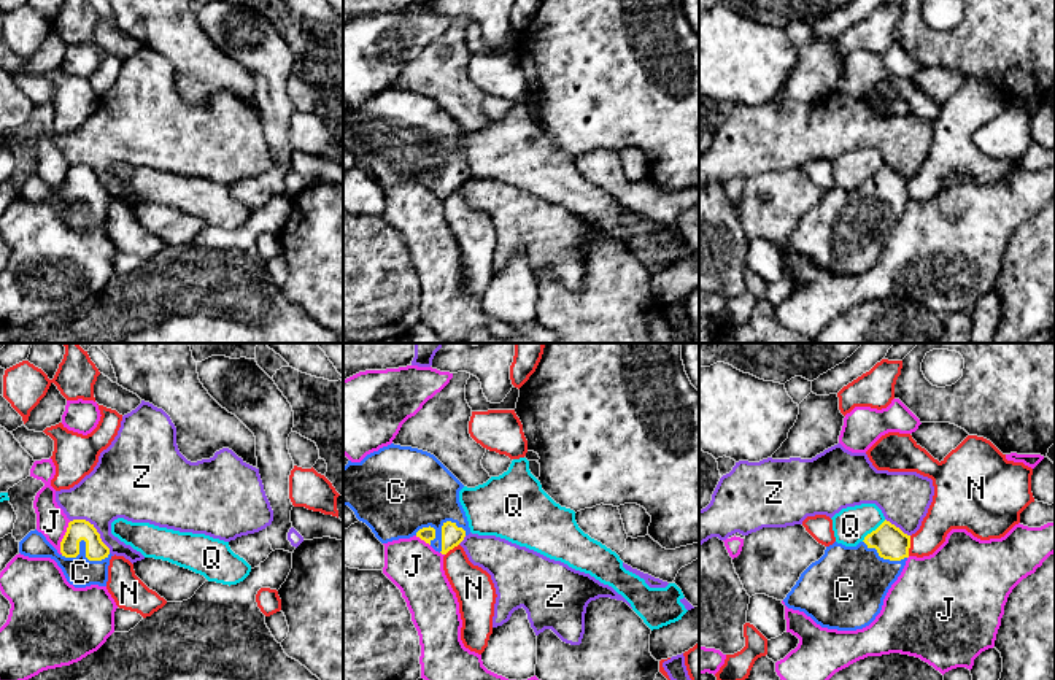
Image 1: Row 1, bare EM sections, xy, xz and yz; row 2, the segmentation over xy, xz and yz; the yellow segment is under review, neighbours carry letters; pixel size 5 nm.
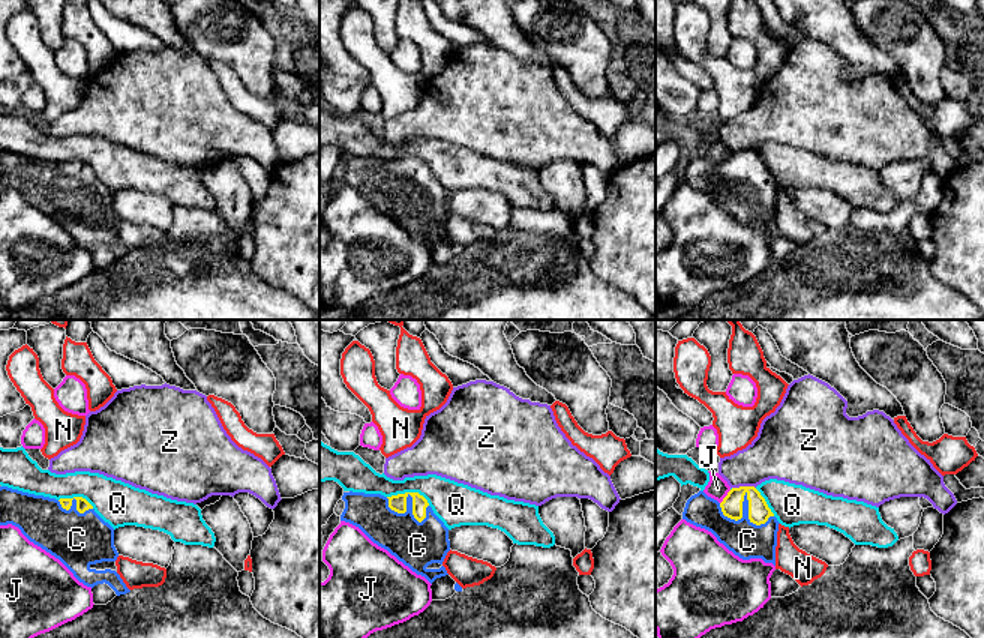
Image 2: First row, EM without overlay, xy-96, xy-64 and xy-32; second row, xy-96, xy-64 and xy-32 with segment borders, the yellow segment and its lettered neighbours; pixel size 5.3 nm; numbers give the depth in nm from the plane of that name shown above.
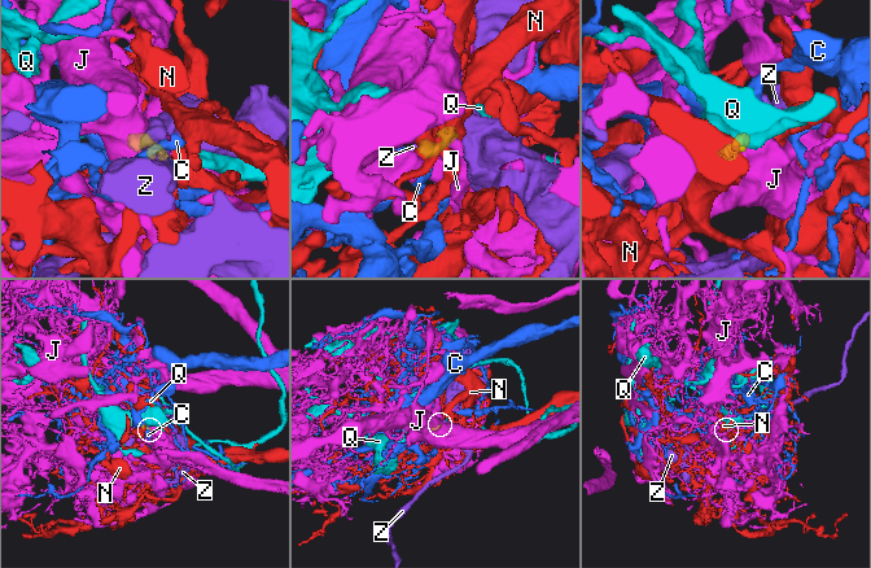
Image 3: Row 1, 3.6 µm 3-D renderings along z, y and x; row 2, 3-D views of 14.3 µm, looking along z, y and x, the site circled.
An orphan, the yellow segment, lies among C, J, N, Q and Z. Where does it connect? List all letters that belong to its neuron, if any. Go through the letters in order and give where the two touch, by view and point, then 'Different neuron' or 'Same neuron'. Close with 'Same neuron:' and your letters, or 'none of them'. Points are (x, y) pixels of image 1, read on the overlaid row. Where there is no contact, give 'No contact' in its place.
C: Touches yellow at xy (86, 544). Same neuron
J: Touches yellow at xy (64, 537). Different neuron
N: Touches yellow at yz (909, 545). Different neuron
Q: Touches yellow at yz (873, 531). Different neuron
Z: Touches yellow at xy (94, 528). Different neuron
Same neuron: C

